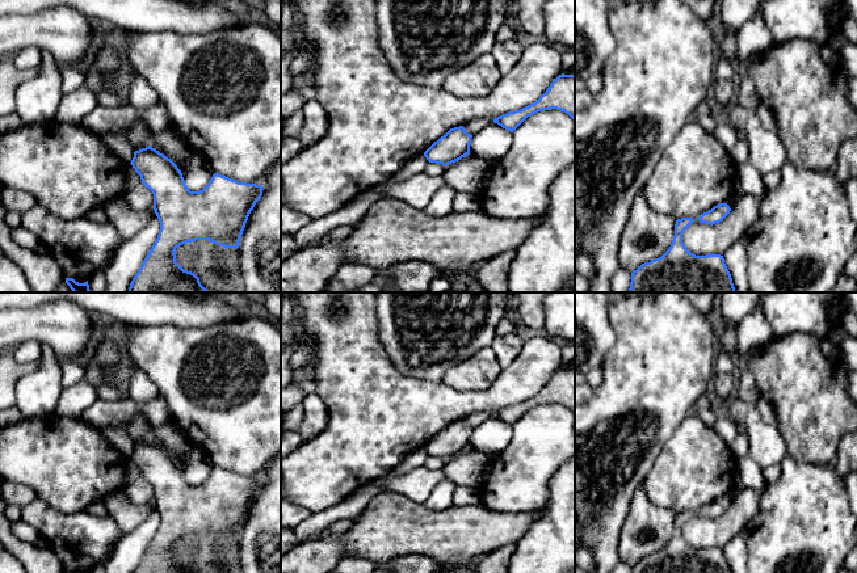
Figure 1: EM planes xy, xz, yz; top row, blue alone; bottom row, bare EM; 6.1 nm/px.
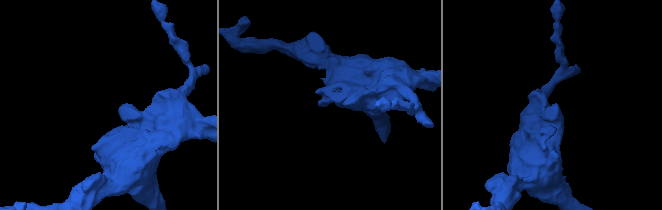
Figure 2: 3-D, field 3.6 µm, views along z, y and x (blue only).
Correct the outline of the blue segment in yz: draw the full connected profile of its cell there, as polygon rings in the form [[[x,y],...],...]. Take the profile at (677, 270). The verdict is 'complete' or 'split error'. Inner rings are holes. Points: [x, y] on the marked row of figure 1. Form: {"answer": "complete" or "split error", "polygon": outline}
{"answer": "complete", "polygon": [[[719,203],[698,219],[677,219],[669,249],[631,273],[627,292],[736,292],[723,256],[696,256],[682,243],[684,231],[694,220],[713,226],[730,211],[727,203]]]}

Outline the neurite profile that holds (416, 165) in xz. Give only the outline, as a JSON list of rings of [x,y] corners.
[[[419,155],[409,161],[404,163],[403,167],[392,174],[390,178],[385,180],[379,185],[373,188],[373,191],[379,197],[383,198],[387,195],[390,188],[396,184],[400,184],[415,174],[424,173],[424,169],[428,164],[428,160],[424,155]]]

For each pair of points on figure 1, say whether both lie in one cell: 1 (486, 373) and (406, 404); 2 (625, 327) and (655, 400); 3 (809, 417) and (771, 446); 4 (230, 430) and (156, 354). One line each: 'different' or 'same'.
1: different
2: same
3: different
4: same

